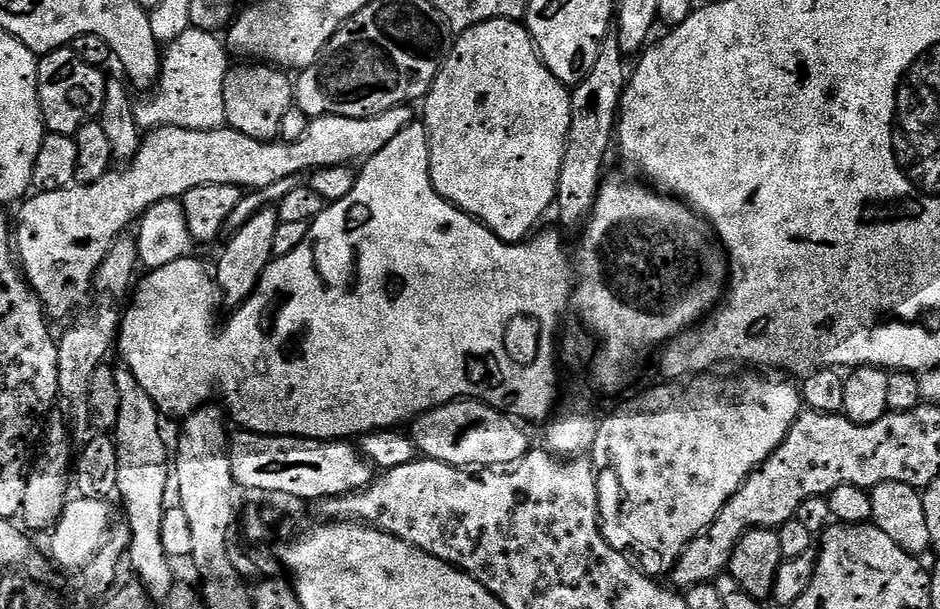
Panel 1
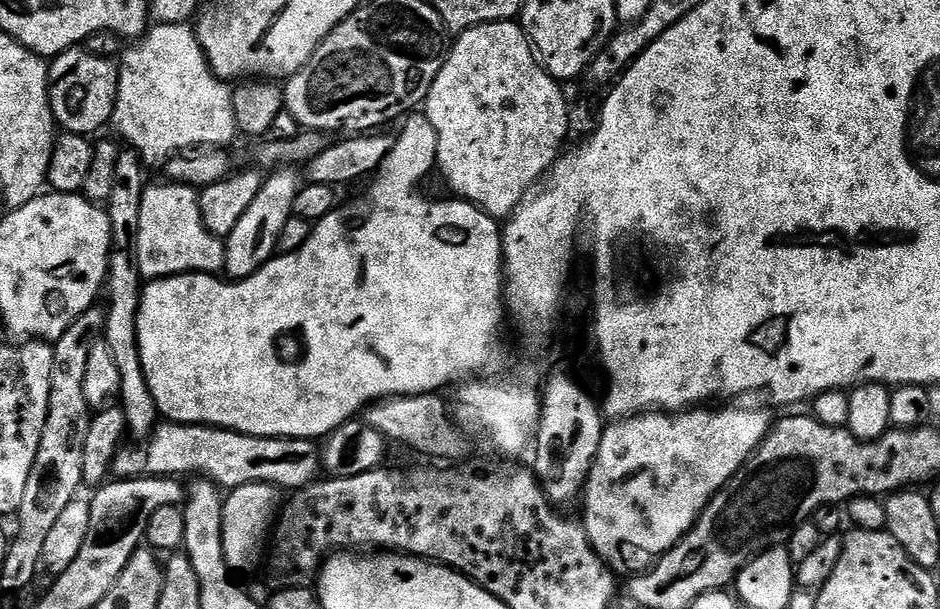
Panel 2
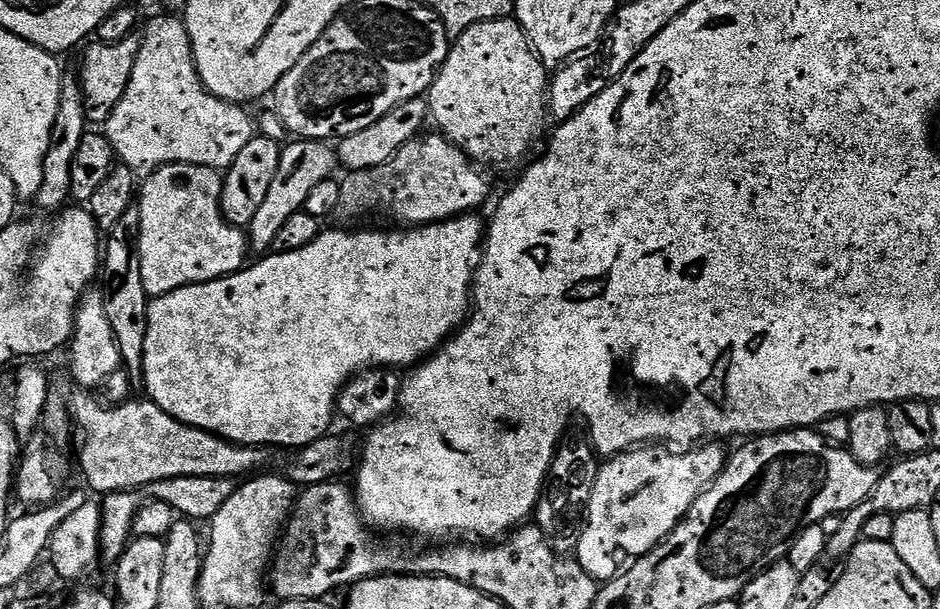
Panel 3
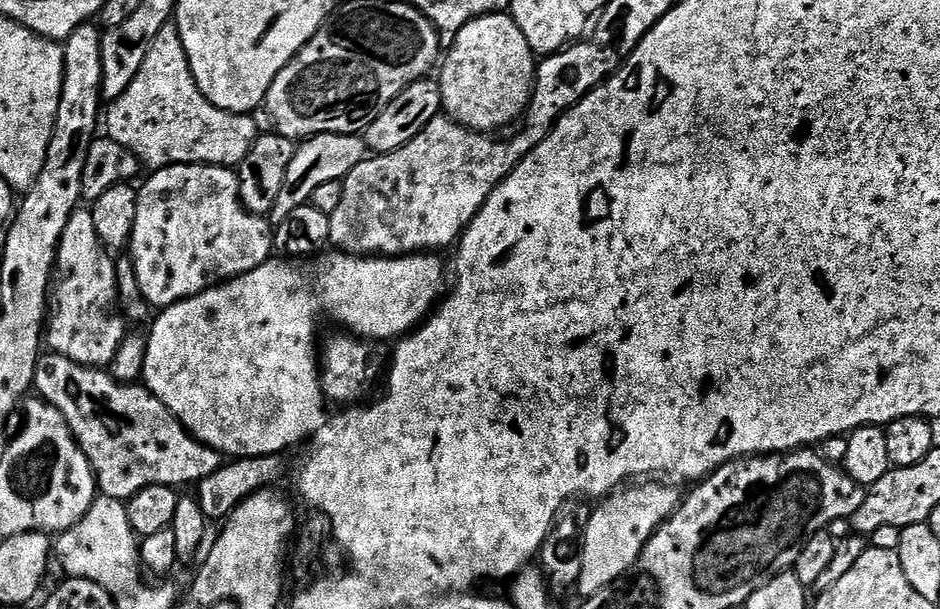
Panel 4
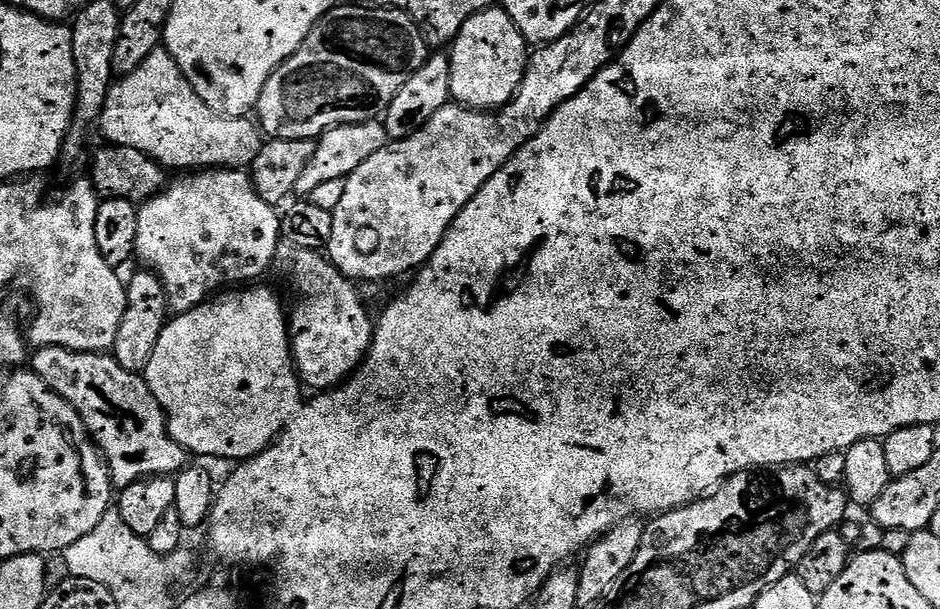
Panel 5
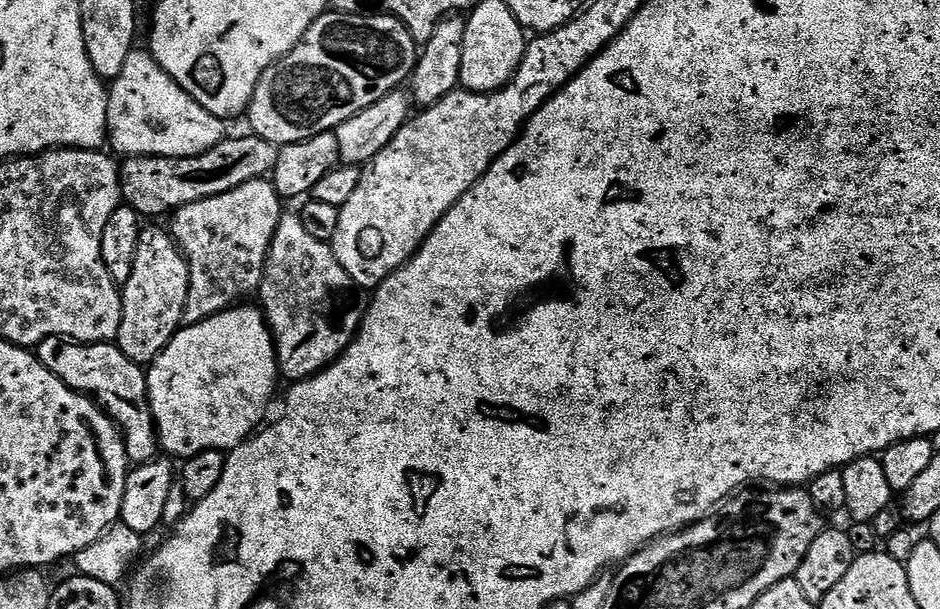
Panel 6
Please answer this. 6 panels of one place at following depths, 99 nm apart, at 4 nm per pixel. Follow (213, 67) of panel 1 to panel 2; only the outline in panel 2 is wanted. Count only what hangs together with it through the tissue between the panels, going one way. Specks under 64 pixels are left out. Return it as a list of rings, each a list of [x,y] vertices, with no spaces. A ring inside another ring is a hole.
[[[156,24],[135,41],[133,48],[125,47],[118,60],[118,98],[112,115],[116,132],[131,151],[137,152],[145,165],[167,165],[173,156],[193,150],[220,150],[238,136],[233,89],[212,72],[204,47],[196,36],[195,27],[185,24]]]

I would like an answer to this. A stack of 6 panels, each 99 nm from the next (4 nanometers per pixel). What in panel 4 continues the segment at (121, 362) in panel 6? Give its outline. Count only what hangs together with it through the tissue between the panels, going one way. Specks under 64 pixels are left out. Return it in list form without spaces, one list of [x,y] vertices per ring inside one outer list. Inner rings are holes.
[[[49,351],[40,357],[34,388],[45,402],[53,404],[60,411],[62,418],[66,418],[72,437],[78,442],[96,475],[96,486],[101,496],[127,502],[146,486],[196,486],[221,466],[221,453],[215,452],[201,440],[194,439],[176,421],[171,410],[157,396],[152,395],[143,383],[120,383],[104,368],[88,368],[84,364],[70,362],[70,358],[62,358],[57,352]]]

